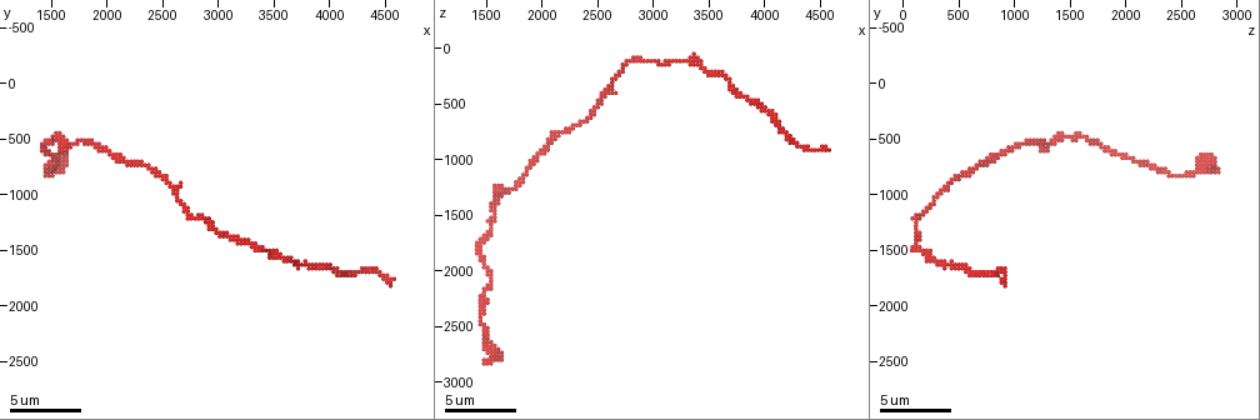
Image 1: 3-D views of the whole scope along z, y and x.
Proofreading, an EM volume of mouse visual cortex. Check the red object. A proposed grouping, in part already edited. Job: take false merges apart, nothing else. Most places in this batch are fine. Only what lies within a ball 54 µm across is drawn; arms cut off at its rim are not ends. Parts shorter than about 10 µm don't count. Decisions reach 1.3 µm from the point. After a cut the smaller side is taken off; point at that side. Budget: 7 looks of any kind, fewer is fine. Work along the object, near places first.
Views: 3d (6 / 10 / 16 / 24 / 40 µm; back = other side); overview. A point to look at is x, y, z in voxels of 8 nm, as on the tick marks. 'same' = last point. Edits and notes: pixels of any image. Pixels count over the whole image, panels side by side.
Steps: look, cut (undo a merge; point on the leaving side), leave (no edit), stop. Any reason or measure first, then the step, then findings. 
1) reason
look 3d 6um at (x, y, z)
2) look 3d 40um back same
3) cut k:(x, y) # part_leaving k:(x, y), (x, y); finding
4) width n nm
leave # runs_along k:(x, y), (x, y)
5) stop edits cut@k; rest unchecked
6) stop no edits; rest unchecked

thin neck
look 3d 16um at (3280, 1440, 100)

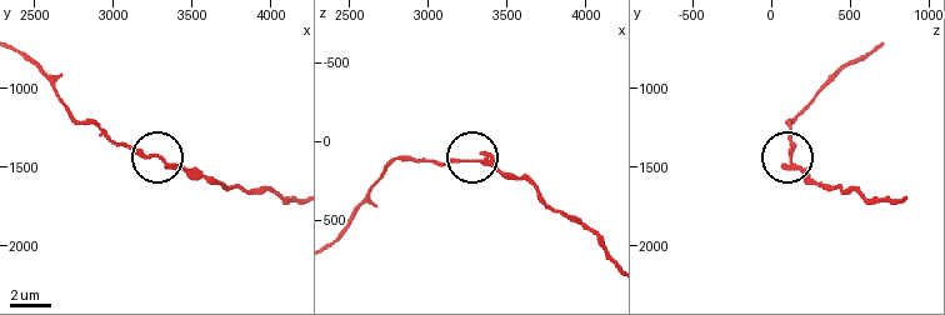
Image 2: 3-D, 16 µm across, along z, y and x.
look 3d 6um at (3260, 1440, 120)

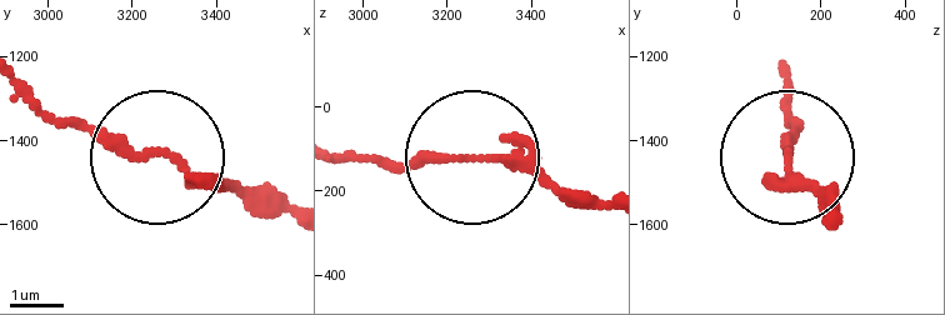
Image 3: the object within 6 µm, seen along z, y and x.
leave # runs_along 3:(343, 154), (410, 168), (490, 154), (580, 204); one cell here

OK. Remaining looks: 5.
thin neck
look 3d 16um at (2640, 1040, 260)

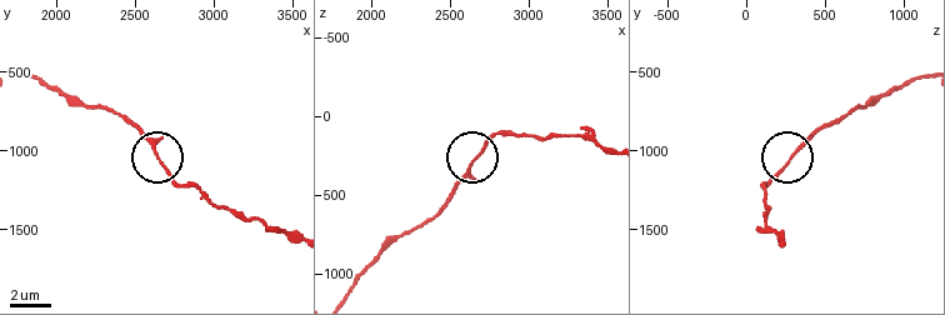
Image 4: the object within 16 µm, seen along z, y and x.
leave # runs_along 4:(125, 120), (150, 145), (161, 165), (184, 185); all the same cell

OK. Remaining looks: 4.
sudden change in width
look 3d 16um at (2040, 640, 940)

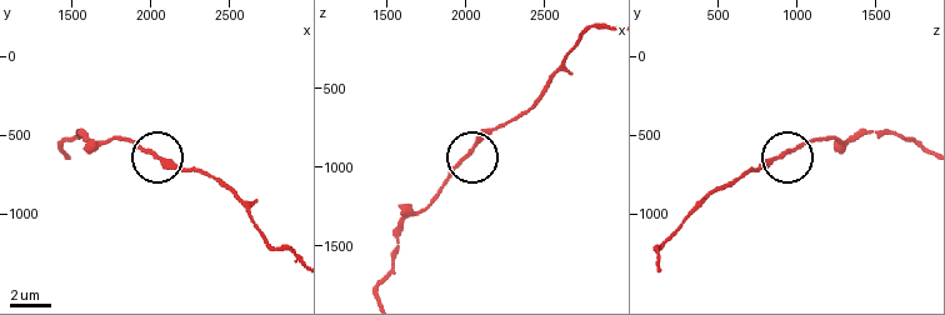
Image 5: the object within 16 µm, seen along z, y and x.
leave # runs_along 5:(534, 104), (495, 128), (431, 196); continuous, no second cell

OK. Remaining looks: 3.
look 3d 16um at (1520, 700, 2100)

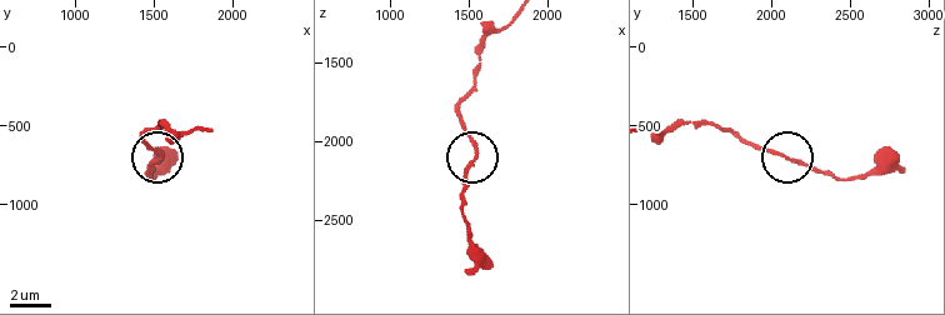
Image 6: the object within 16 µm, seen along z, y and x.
other side
look 3d 16um back at (1520, 700, 2100)

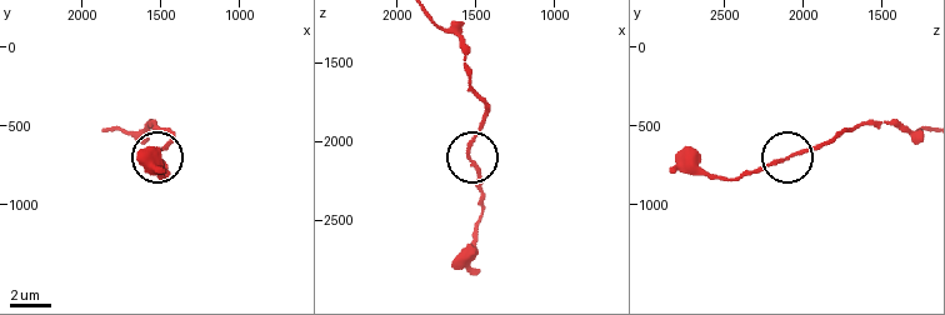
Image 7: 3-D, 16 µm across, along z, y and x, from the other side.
leave # runs_along 7:(433, 20), (460, 46), (484, 111), (468, 156), (484, 215); continuous, no second cell

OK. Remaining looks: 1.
stop no edits; rest unchecked

